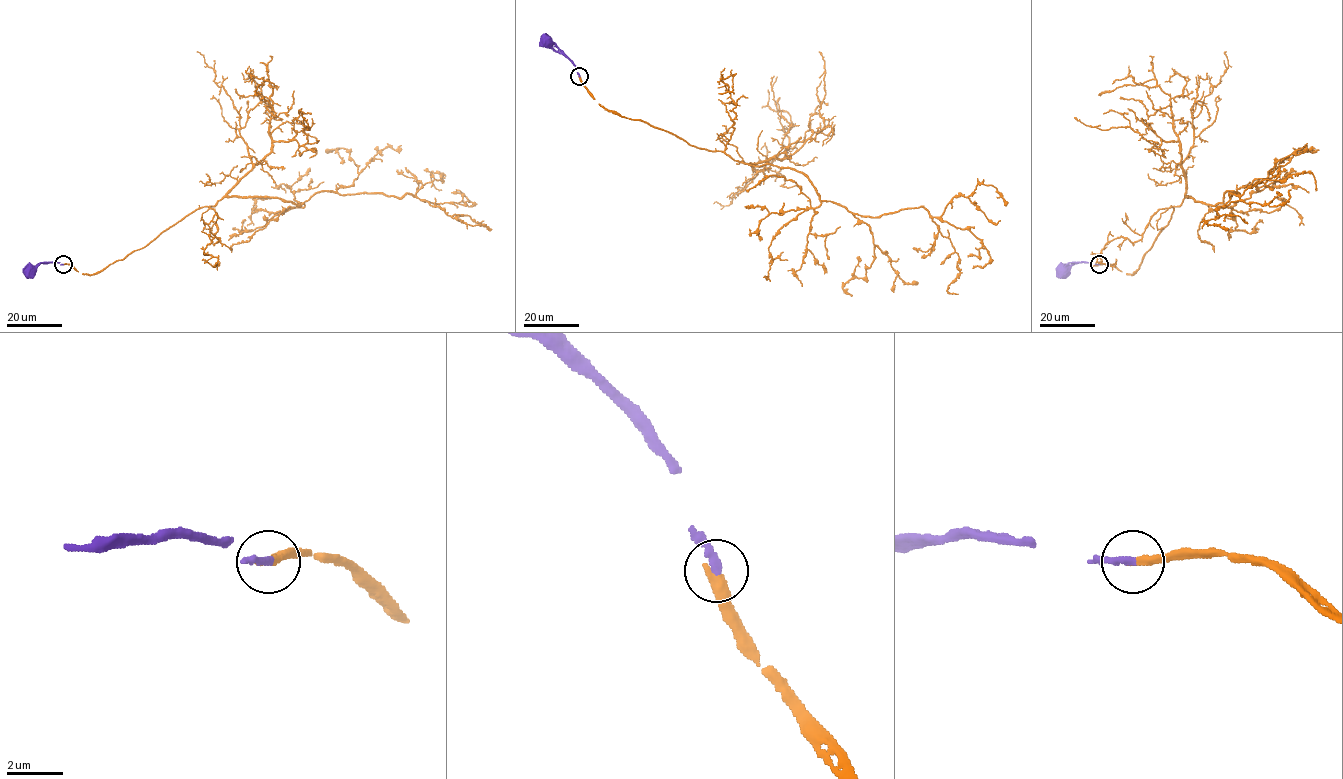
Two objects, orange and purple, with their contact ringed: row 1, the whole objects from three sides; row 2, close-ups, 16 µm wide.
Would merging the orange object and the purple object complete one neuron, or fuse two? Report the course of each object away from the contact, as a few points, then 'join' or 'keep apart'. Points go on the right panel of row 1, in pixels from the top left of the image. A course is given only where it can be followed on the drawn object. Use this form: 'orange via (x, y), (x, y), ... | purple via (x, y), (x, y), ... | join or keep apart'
orange via (1099, 265), (1133, 274), (1185, 197), (1221, 203), (1227, 191), (1241, 195), (1263, 179), (1309, 173), (1316, 189) | purple via (1099, 265), (1071, 262), (1061, 273) | join

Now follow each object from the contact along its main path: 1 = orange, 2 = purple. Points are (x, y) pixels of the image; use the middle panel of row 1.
1: (579, 76), (609, 110), (800, 171), (849, 211), (924, 207), (959, 258), (958, 294)
2: (580, 76), (575, 65), (547, 38)

